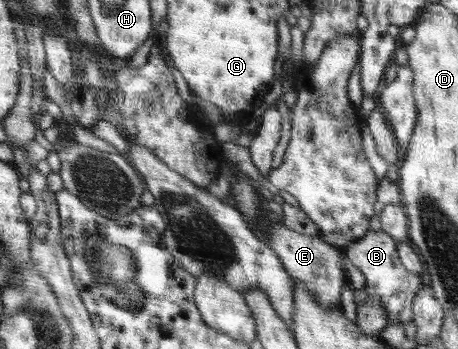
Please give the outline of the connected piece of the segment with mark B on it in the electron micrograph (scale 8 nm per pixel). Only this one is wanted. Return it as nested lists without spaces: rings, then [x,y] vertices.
[[[369,229],[367,235],[360,240],[349,244],[344,249],[346,255],[355,267],[365,276],[363,288],[367,297],[375,297],[381,300],[389,314],[388,325],[406,326],[412,320],[413,298],[417,290],[423,286],[423,281],[418,274],[414,274],[401,263],[397,251],[397,241],[383,230]]]

